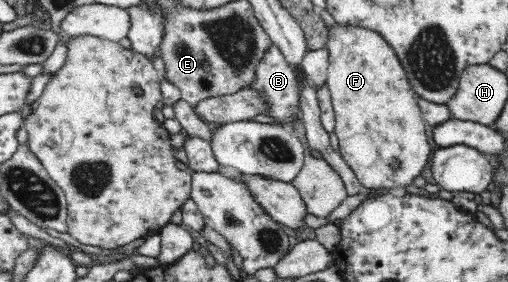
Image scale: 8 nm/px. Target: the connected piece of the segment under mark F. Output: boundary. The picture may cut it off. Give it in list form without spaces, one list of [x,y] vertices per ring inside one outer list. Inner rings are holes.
[[[334,26],[325,45],[329,50],[327,85],[335,118],[333,131],[338,137],[338,151],[353,170],[360,184],[369,191],[404,188],[420,178],[432,158],[426,124],[416,103],[416,94],[402,65],[392,50],[375,32],[364,28]]]

